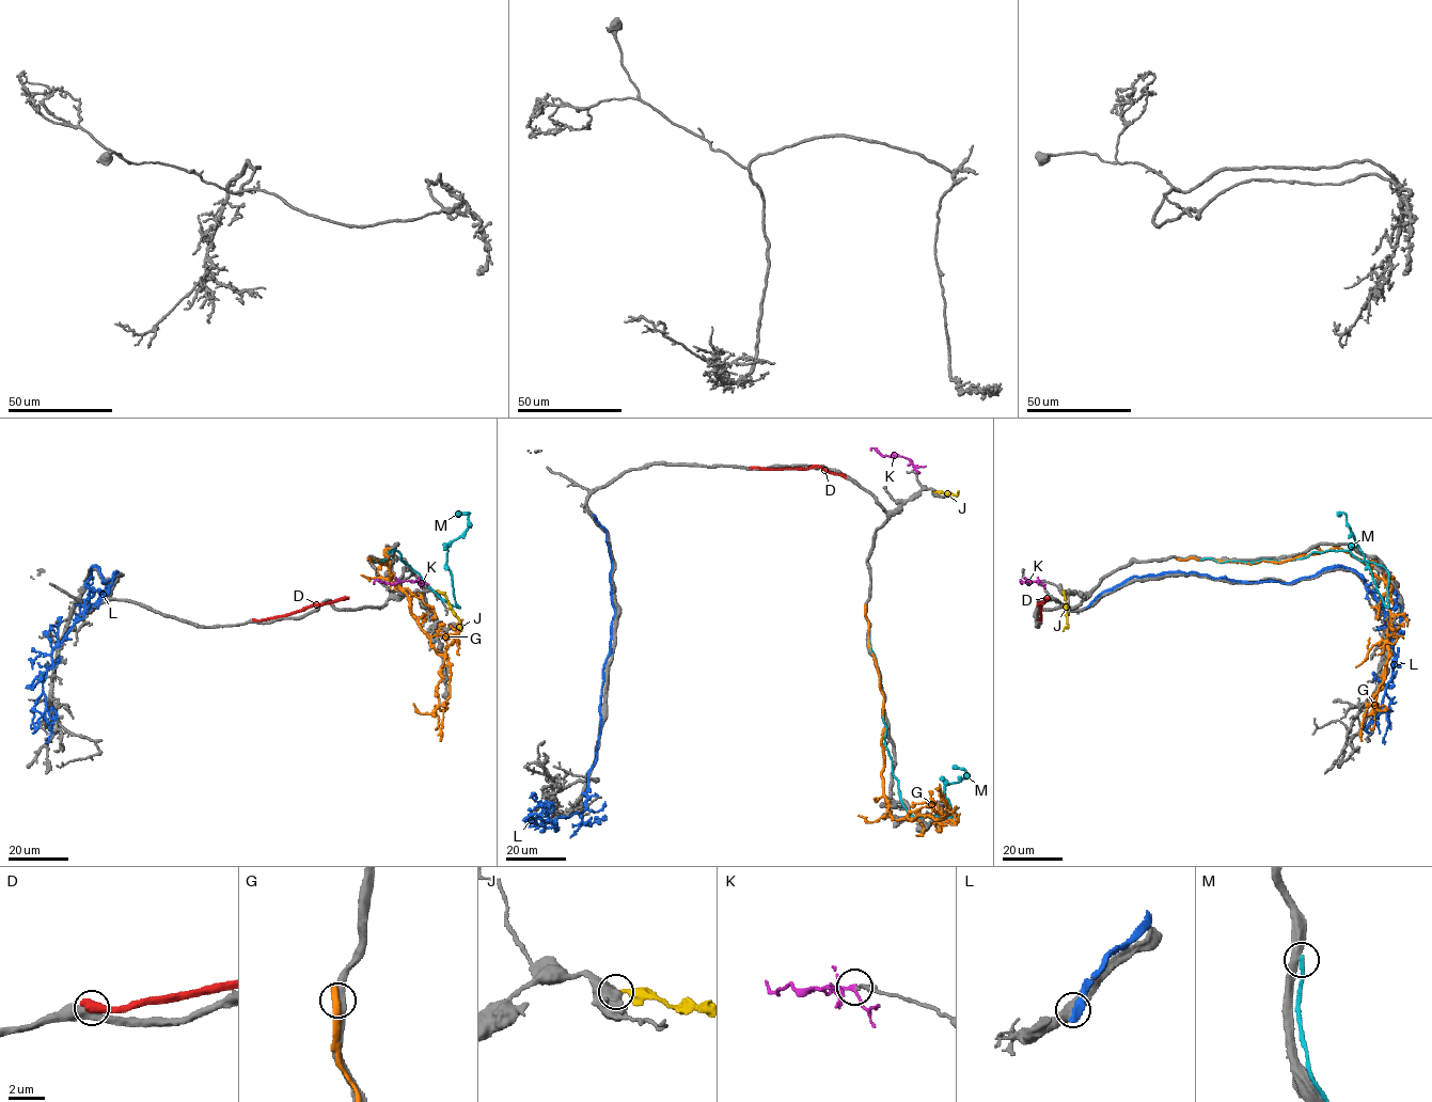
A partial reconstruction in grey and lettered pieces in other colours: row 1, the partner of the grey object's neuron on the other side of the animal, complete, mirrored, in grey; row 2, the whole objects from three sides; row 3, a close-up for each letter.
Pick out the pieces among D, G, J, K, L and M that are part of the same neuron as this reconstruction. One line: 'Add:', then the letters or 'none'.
Add: none

